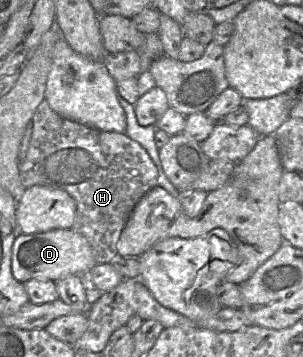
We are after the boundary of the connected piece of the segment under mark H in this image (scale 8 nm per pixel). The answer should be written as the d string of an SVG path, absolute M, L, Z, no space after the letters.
M45 99L37 107L33 115L32 122L32 135L28 151L24 163L19 166L19 177L22 185L24 188L40 185L66 191L76 202L76 216L71 229L80 233L88 240L92 247L97 264L111 263L118 256L118 240L135 206L147 192L149 192L155 186L158 186L157 167L155 166L147 151L138 142L132 140L126 134L101 131L78 123L74 120L61 117L50 108L48 101Z

